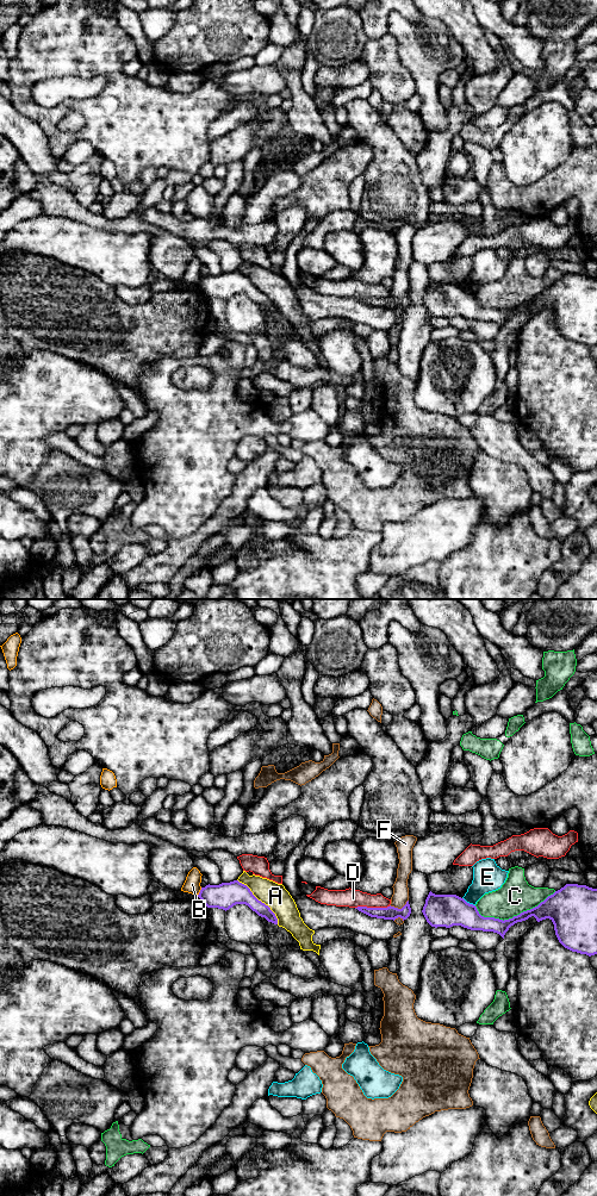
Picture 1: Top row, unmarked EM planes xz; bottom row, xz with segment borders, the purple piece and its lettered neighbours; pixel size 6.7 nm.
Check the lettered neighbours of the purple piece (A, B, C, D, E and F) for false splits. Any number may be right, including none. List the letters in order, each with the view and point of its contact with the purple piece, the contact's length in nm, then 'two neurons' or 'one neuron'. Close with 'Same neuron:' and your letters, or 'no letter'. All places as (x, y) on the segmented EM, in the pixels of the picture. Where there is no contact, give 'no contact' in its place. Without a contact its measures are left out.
A: xz (260, 901) | 400 nm | two neurons
B: xz (200, 891) | 60 nm | two neurons
C: xz (514, 916) | 550 nm | two neurons
D: xz (372, 908) | 240 nm | two neurons
E: xz (468, 903) | 110 nm | two neurons
F: xz (399, 909) | 130 nm | two neurons
Same neuron: no letter

